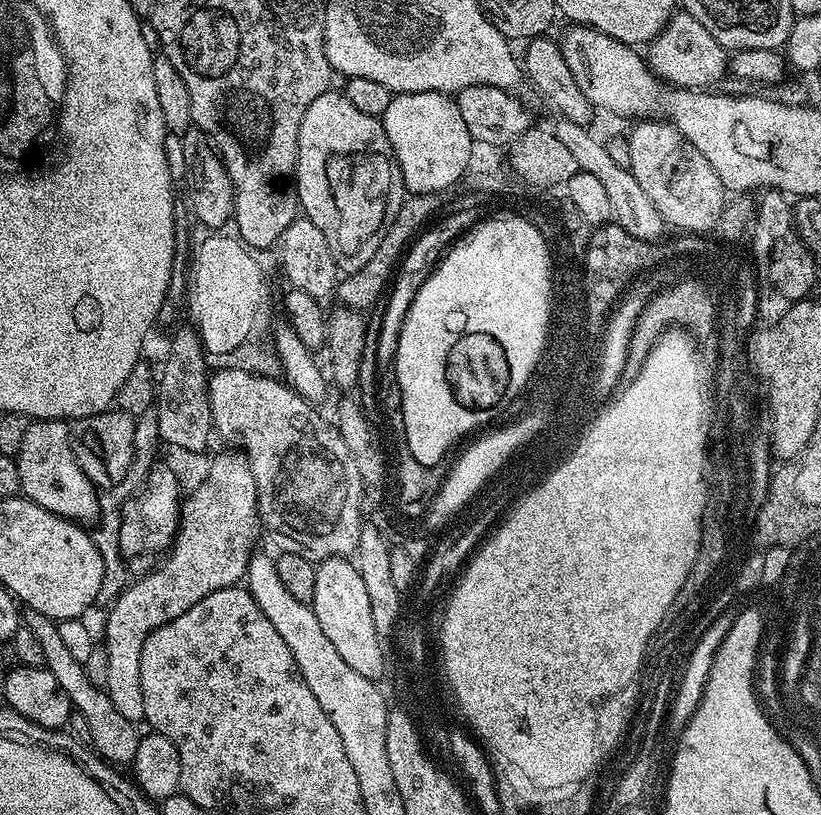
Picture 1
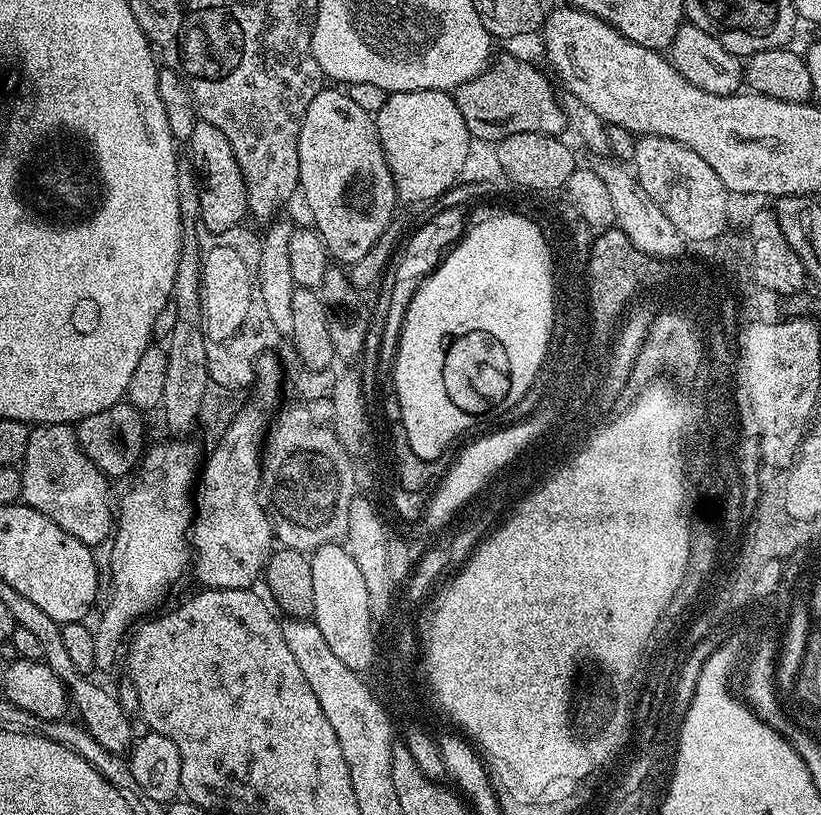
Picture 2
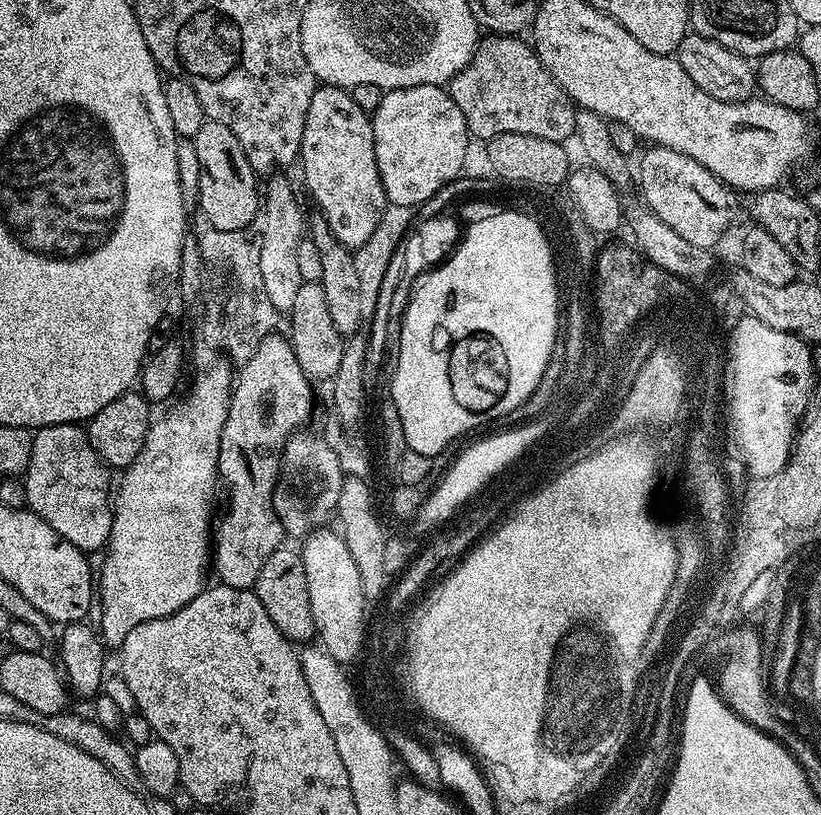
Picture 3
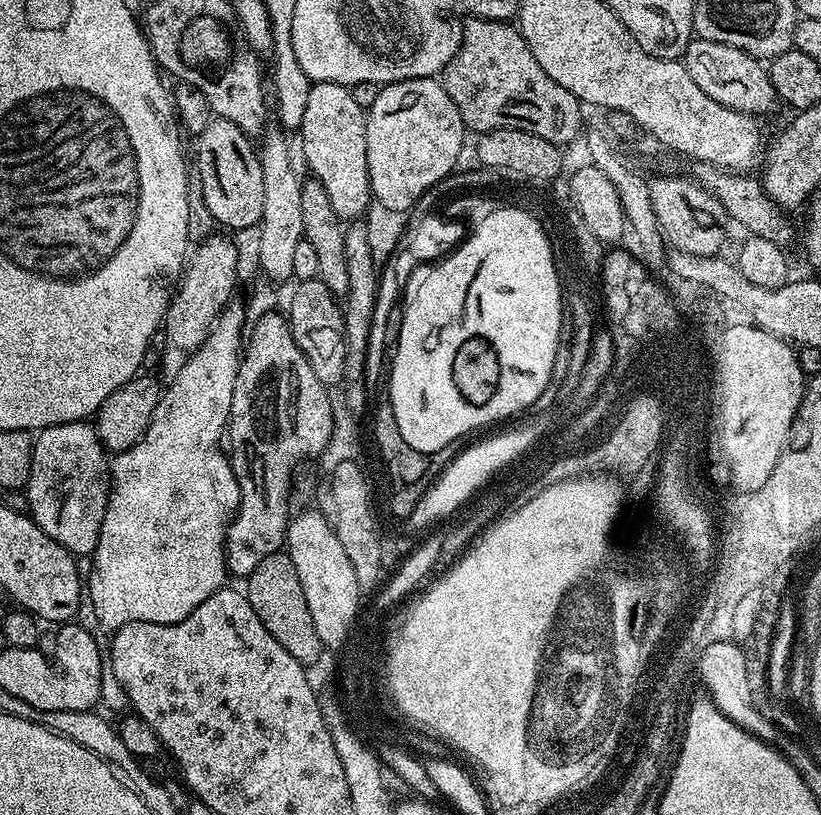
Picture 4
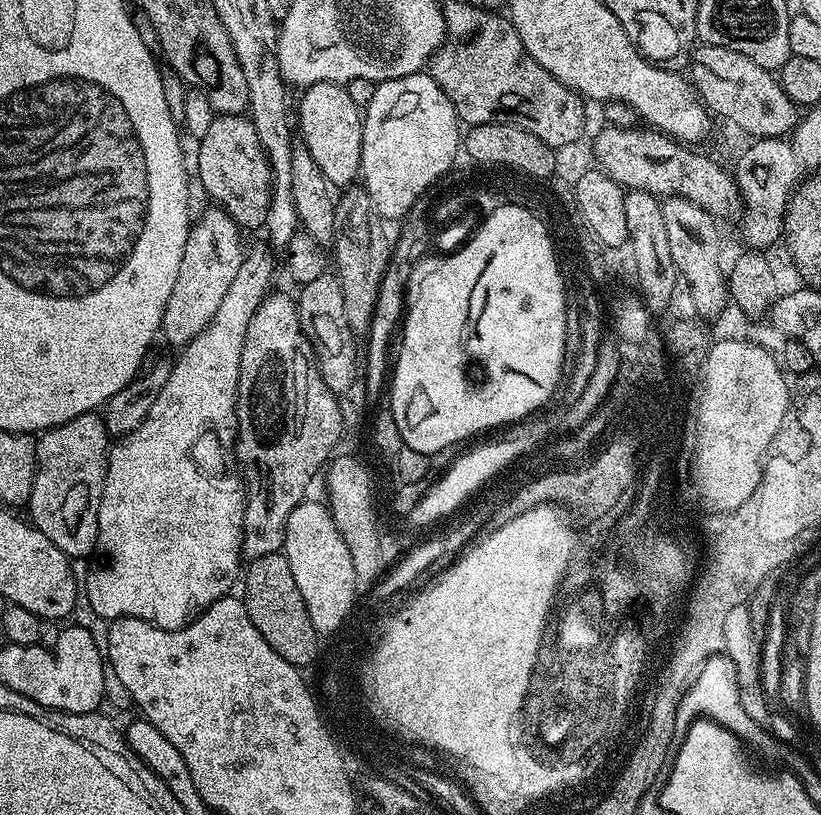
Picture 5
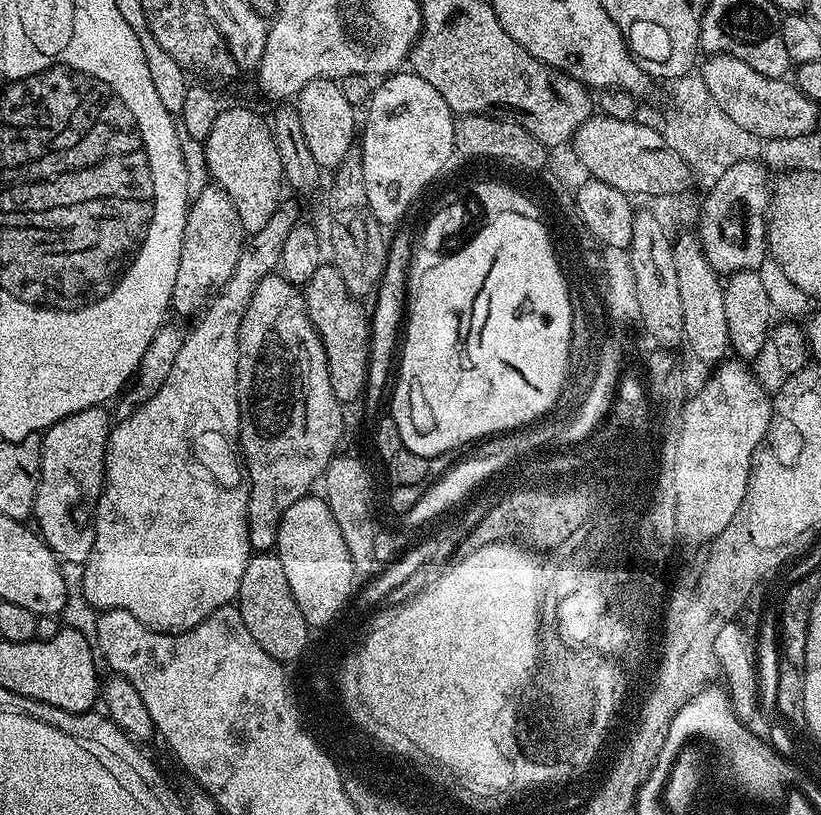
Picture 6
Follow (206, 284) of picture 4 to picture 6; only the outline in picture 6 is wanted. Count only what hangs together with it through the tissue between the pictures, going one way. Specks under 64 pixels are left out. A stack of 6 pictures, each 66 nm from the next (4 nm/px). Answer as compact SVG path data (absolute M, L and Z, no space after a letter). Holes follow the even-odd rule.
M209 186L198 198L191 200L186 230L182 234L182 258L178 262L178 274L174 277L171 311L188 316L223 288L234 274L234 266L238 266L245 243L246 233L238 218L238 210L234 210L234 202L230 202L230 194L226 194L226 190Z

